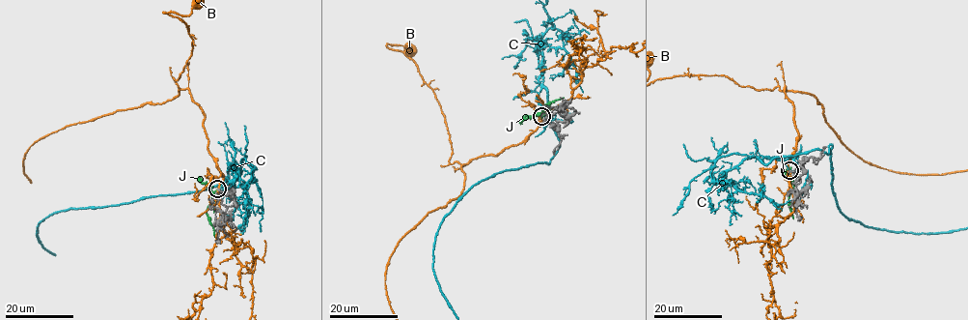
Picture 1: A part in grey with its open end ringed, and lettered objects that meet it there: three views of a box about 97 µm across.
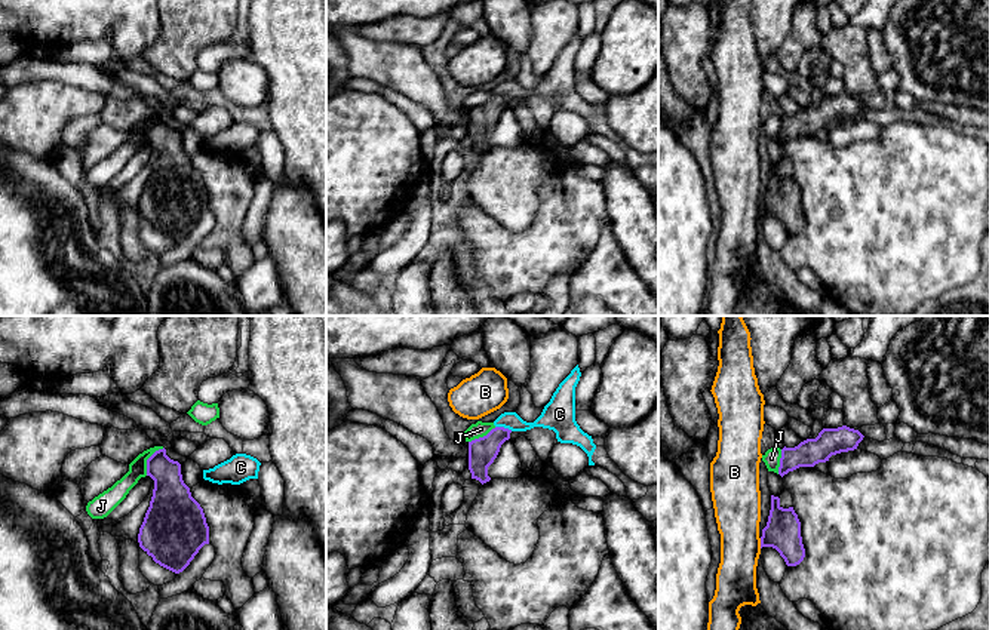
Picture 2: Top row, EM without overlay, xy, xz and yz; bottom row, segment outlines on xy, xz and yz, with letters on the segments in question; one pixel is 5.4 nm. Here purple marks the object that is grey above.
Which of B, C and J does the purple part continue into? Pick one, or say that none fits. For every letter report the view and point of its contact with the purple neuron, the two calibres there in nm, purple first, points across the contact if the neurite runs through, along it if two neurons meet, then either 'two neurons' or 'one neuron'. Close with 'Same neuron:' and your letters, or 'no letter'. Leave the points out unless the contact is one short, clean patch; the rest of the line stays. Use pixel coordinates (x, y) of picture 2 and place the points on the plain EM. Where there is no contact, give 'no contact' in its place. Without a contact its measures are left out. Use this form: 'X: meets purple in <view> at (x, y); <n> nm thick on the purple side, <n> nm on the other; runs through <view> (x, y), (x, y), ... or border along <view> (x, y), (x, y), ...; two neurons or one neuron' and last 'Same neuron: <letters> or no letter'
B: meets purple in yz at (761, 211); 190 nm thick on the purple side, 260 nm on the other; two neurons
C: meets purple in xz at (503, 95); 150 nm thick on the purple side, 100 nm on the other; two neurons
J: meets purple in xy at (147, 128); 220 nm thick on the purple side, 100 nm on the other; border along xy (163, 116), (159, 116), (147, 128), (146, 143); two neurons
Same neuron: no letter

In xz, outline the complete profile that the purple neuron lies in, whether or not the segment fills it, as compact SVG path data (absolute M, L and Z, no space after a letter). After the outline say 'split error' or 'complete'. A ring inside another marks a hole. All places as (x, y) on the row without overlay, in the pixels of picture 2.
M504 95L492 96L486 104L469 110L469 138L472 147L482 153L489 150L488 135L497 126L501 113L510 107L512 98Z; complete

